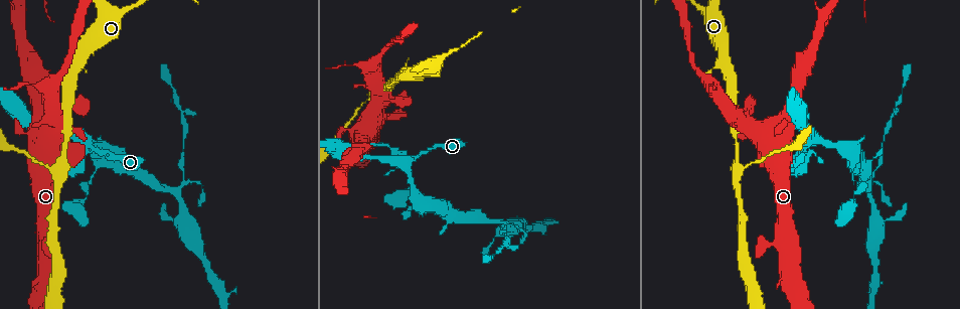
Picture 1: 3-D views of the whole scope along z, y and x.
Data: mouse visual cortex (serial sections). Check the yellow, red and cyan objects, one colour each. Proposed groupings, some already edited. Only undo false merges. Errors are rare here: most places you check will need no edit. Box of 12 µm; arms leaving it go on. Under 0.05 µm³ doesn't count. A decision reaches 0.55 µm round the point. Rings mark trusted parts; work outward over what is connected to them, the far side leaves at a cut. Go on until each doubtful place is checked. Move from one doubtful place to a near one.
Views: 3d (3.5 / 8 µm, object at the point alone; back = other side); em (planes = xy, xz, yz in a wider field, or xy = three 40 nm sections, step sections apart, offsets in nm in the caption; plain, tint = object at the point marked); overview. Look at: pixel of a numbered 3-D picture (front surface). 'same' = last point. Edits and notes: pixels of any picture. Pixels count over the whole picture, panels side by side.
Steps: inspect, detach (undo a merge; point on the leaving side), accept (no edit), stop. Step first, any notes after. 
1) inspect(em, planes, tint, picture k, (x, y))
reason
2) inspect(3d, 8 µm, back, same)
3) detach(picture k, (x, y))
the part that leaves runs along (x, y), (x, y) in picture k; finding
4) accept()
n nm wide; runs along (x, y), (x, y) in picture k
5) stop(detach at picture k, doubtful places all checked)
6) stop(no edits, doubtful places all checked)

inspect(3d, 8 µm, picture 1, (427, 151))

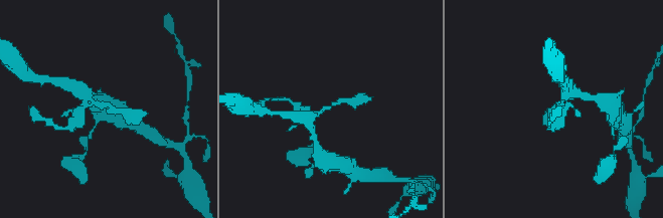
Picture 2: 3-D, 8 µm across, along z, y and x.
inspect(em, xy, step 5, tint, picture 2, (103, 104))
3 arms; arms of 150, 200, 200 nm

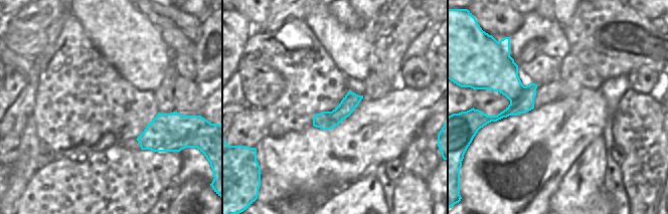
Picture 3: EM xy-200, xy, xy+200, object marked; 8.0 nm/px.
accept()
140 nm wide; runs along (129, 115), (83, 92) in picture 2; one cell here

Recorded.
inspect(3d, 3.5 µm, picture 1, (174, 194))
thin arm on a thick one

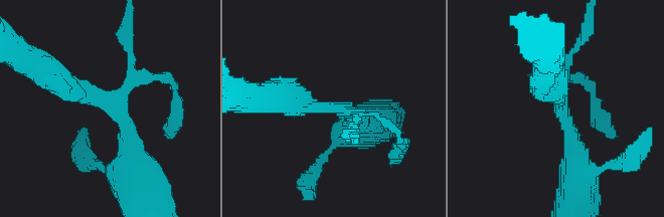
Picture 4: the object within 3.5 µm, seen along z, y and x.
inspect(em, xy, step 3, tint, picture 4, (338, 109))

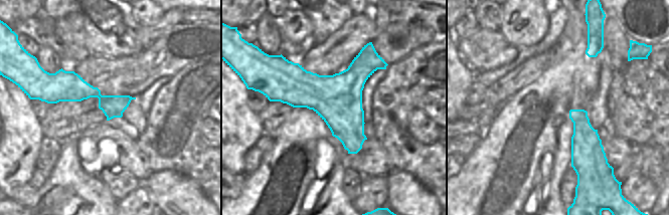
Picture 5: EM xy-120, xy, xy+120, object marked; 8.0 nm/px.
accept()
400 nm wide; runs along (54, 75), (123, 116), (126, 162) in picture 4; continuous, no second cell

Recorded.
inspect(3d, 3.5 µm, picture 1, (59, 168))
two arms in line, one across

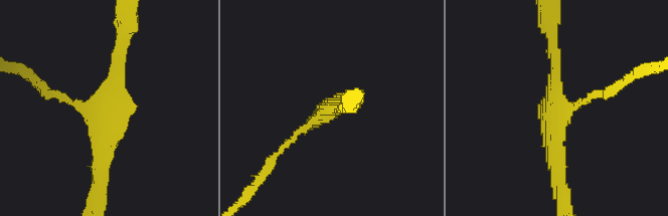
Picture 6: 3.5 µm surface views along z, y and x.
inspect(em, xy, step 5, tint, picture 6, (332, 108))
3 arms; arms of 150, 150, 250 nm; shape alone is not enough

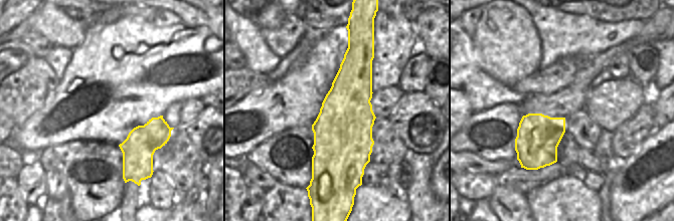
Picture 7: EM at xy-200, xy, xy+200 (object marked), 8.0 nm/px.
accept()
runs along (121, 38), (99, 175) in picture 6; one cell here

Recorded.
stop(no edits, doubtful places all checked)

